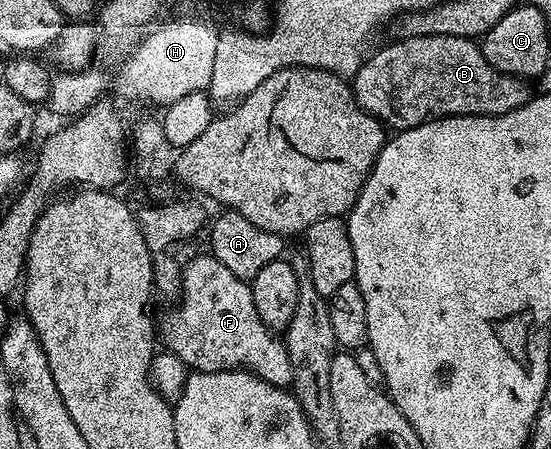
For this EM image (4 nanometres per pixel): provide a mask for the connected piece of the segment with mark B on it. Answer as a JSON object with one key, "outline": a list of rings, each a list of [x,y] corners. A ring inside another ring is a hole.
{"outline":[[[451,34],[399,37],[397,41],[395,46],[375,49],[352,79],[354,99],[359,106],[391,131],[416,128],[433,118],[507,114],[532,97],[523,79],[502,74],[484,60],[477,41]]]}

